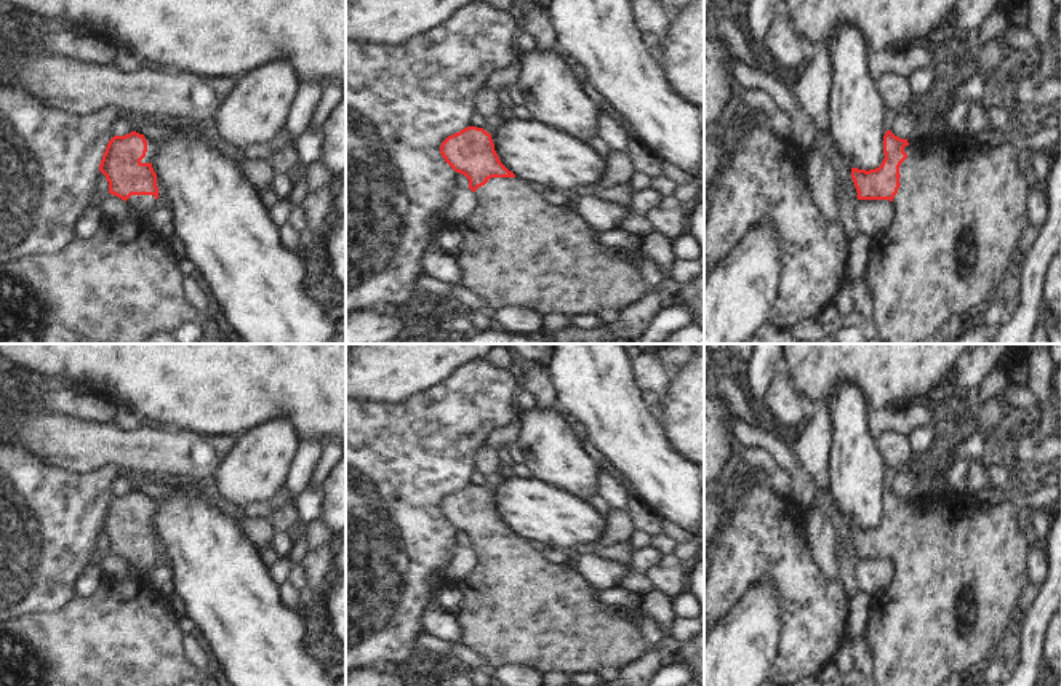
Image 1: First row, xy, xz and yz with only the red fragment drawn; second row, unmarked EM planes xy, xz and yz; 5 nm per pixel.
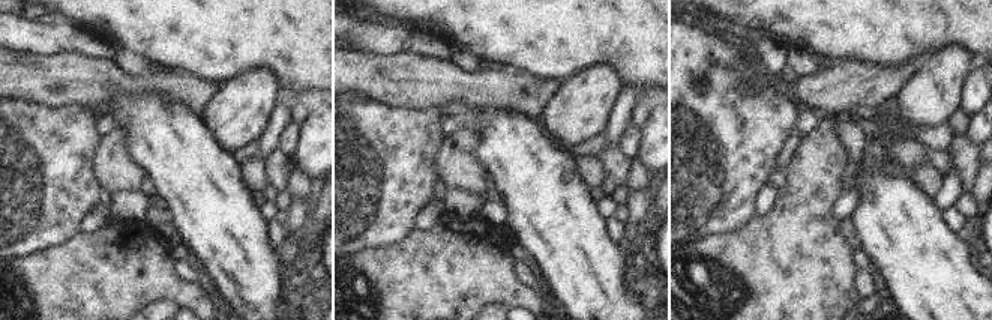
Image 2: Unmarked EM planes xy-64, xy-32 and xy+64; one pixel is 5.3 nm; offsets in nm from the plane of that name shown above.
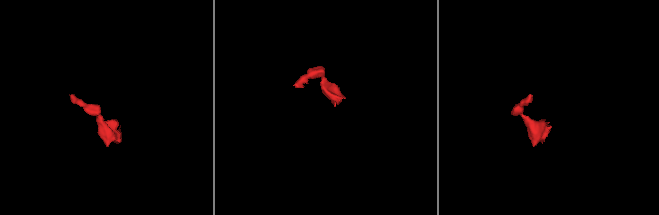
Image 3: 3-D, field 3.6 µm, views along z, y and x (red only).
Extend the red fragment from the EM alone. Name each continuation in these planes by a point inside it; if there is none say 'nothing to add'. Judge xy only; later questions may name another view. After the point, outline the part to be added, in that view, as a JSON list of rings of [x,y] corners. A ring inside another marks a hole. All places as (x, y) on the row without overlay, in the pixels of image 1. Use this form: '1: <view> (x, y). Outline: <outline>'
1: xy (124, 634). Outline: [[[158,548],[158,555],[154,553],[131,553],[126,563],[131,569],[128,577],[106,577],[101,584],[88,595],[80,596],[74,593],[59,609],[53,612],[35,612],[21,616],[6,622],[0,622],[0,686],[174,686],[181,680],[203,681],[203,668],[195,667],[181,649],[181,630],[178,628],[178,617],[170,609],[166,598],[162,596],[149,584],[149,569],[162,563],[163,556]]]

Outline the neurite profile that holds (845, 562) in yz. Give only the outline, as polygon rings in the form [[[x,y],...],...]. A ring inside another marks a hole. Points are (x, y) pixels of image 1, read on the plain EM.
[[[837,542],[839,552],[835,553],[837,568],[840,572],[840,582],[845,588],[848,598],[851,598],[859,585],[855,579],[855,564],[859,561],[858,555],[850,555],[845,552],[843,545]]]

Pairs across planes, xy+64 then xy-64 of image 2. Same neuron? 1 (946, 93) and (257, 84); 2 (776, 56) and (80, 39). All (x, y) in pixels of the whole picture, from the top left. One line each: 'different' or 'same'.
1: same
2: same

